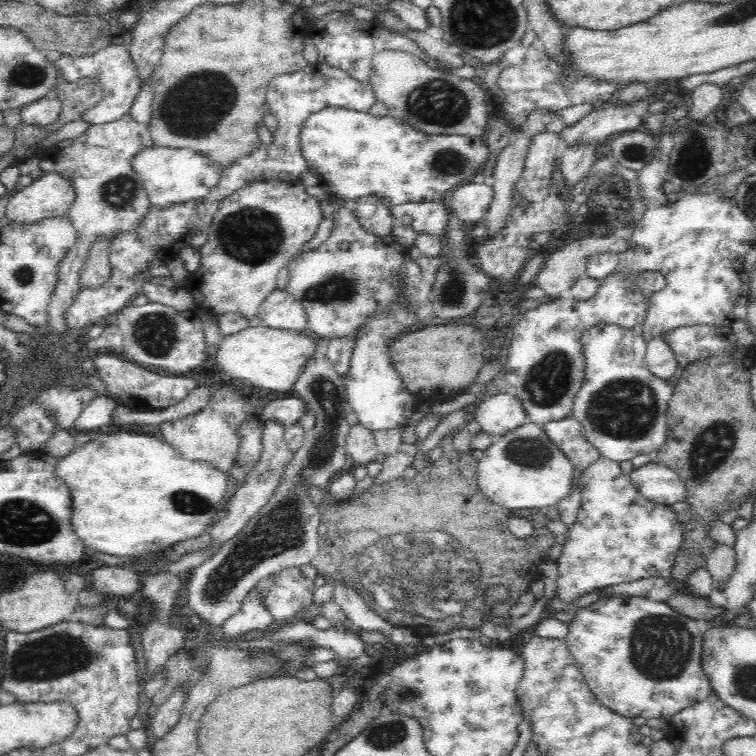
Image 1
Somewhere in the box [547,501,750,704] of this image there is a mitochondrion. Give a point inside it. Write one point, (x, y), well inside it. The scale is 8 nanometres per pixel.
(662, 646)

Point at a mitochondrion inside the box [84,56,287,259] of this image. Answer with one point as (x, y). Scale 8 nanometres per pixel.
(193, 107)

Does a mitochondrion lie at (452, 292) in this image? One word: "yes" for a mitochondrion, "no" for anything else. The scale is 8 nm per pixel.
yes

